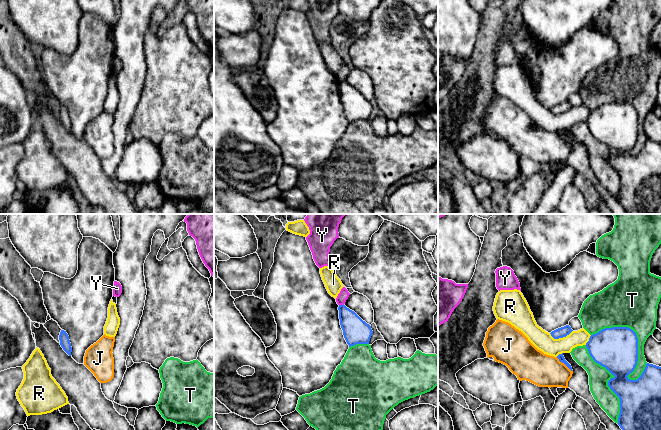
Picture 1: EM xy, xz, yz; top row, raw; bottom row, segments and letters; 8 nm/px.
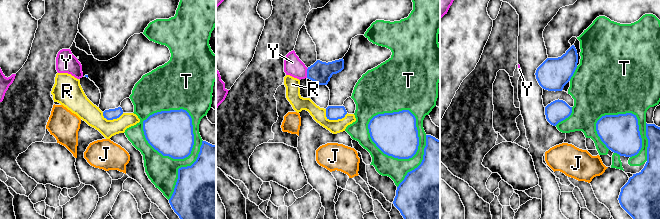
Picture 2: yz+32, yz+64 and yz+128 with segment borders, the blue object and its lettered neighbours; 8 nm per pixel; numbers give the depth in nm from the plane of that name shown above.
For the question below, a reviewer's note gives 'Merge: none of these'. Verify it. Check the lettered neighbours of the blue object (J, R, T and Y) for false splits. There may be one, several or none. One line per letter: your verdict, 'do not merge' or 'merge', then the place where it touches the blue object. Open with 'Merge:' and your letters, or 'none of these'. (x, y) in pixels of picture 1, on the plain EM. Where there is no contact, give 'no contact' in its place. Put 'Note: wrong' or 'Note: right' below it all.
Merge: none of these
J: do not merge | yz (564, 139)
R: do not merge | yz (560, 113)
T: do not merge | yz (637, 116)
Y: do not merge | xz (341, 81)
Note: right

